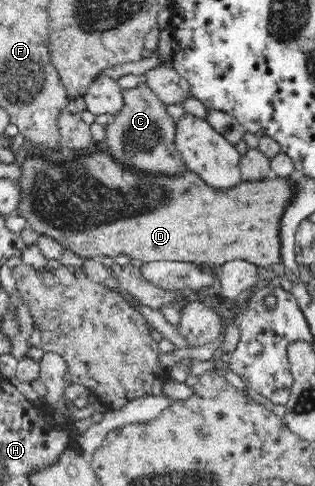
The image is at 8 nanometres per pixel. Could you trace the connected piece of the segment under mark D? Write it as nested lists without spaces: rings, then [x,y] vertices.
[[[96,151],[87,157],[79,157],[77,161],[67,164],[48,165],[44,161],[29,158],[21,167],[21,177],[17,180],[21,186],[21,201],[18,205],[18,213],[26,219],[27,225],[36,230],[40,235],[47,234],[52,236],[56,242],[59,242],[63,248],[70,248],[77,256],[82,258],[101,259],[107,256],[118,256],[118,254],[128,254],[130,258],[140,258],[144,262],[156,261],[178,261],[195,262],[204,264],[212,269],[218,269],[222,264],[232,260],[247,260],[258,266],[268,267],[272,264],[282,263],[282,239],[280,236],[281,220],[283,219],[286,207],[293,201],[297,193],[297,181],[292,177],[286,178],[268,178],[263,181],[246,182],[242,181],[235,187],[226,190],[218,190],[206,184],[196,173],[186,171],[183,175],[170,177],[170,175],[148,175],[144,171],[128,170],[124,168],[110,155]]]

